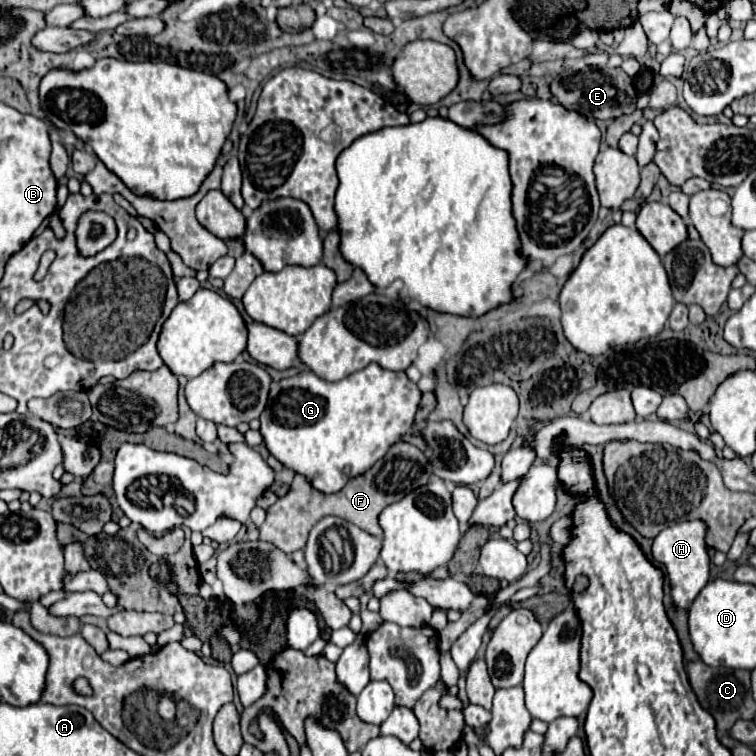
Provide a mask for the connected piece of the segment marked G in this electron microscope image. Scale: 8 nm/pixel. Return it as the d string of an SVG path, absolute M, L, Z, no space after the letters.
M370 364L368 368L338 382L326 382L312 372L302 372L270 386L268 404L260 416L260 434L268 452L284 468L304 476L318 492L334 494L344 488L348 480L370 470L396 442L402 440L414 422L420 400L422 392L418 384L406 376L406 372L384 370L378 364Z

